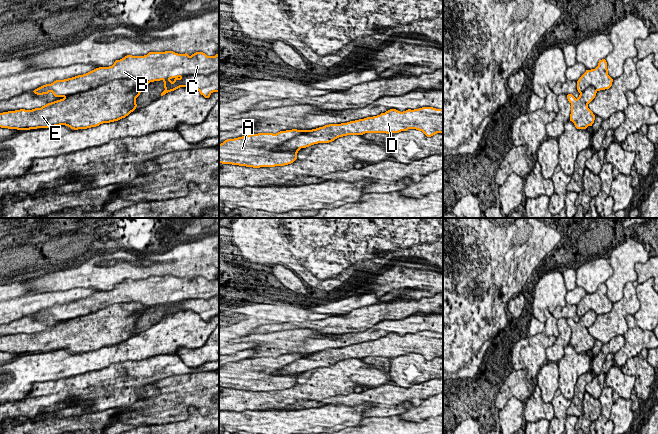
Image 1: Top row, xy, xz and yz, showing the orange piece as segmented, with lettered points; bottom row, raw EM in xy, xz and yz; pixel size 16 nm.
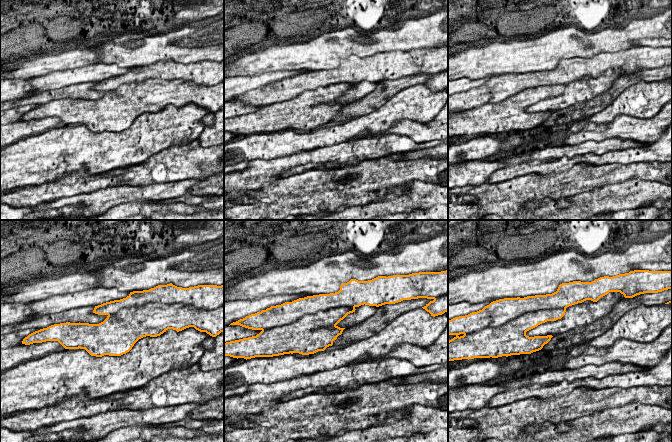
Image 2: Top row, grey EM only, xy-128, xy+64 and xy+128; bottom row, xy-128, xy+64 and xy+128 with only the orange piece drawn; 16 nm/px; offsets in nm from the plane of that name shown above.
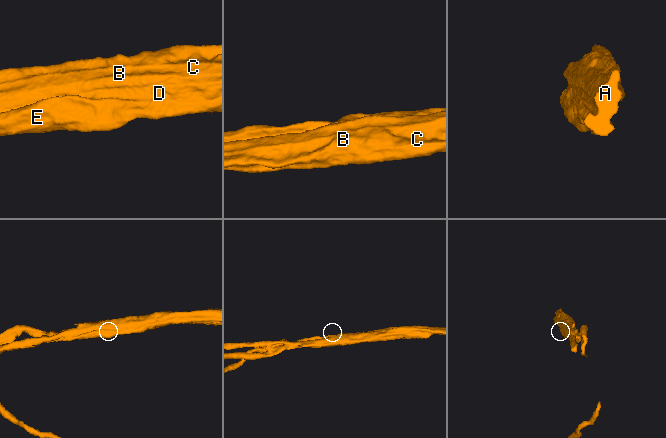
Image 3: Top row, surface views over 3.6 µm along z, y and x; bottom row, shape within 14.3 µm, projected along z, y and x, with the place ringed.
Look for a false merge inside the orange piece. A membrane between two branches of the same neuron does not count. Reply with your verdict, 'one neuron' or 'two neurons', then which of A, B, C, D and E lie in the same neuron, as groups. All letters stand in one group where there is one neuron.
two neurons; A B C / D E

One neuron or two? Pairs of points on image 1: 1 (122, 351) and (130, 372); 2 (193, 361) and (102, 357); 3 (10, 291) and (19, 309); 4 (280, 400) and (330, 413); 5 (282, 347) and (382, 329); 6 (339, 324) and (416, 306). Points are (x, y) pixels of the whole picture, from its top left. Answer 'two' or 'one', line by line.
1: two
2: two
3: two
4: two
5: one
6: one

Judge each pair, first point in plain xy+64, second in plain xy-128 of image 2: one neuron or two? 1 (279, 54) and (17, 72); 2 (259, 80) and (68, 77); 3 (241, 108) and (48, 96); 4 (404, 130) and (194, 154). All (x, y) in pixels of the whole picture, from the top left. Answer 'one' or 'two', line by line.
1: two
2: one
3: one
4: two

